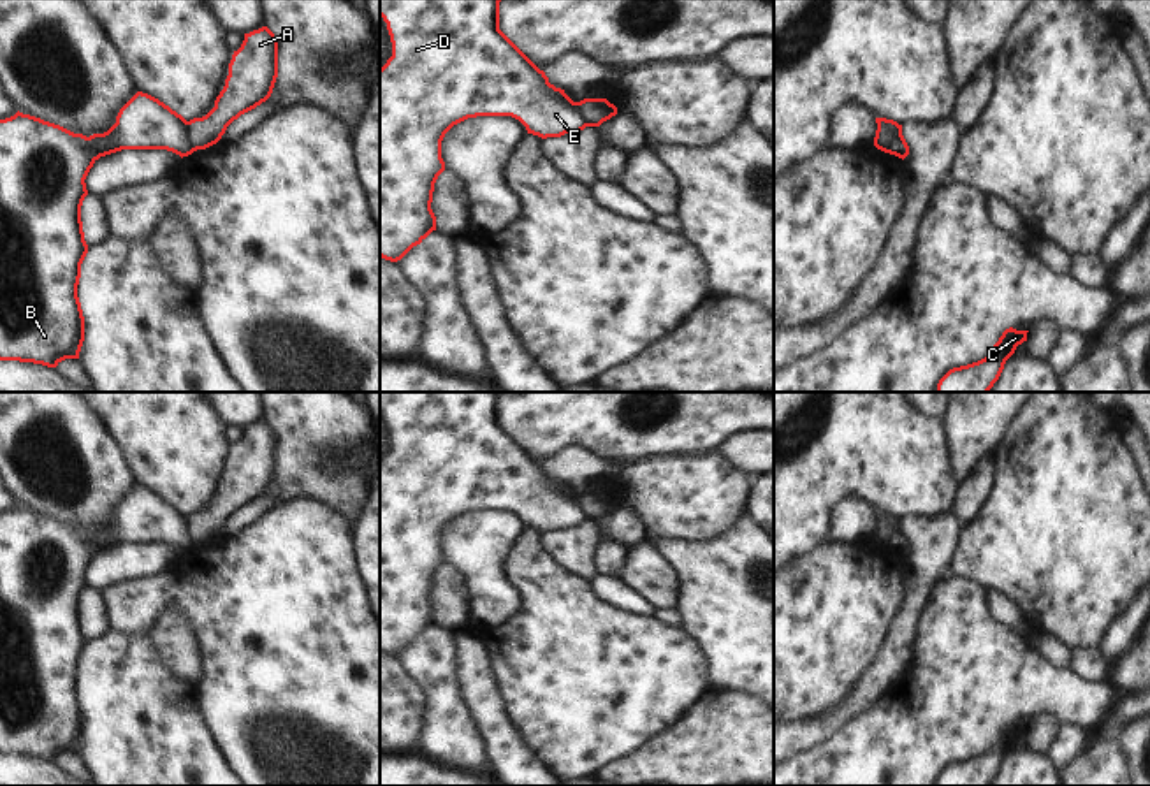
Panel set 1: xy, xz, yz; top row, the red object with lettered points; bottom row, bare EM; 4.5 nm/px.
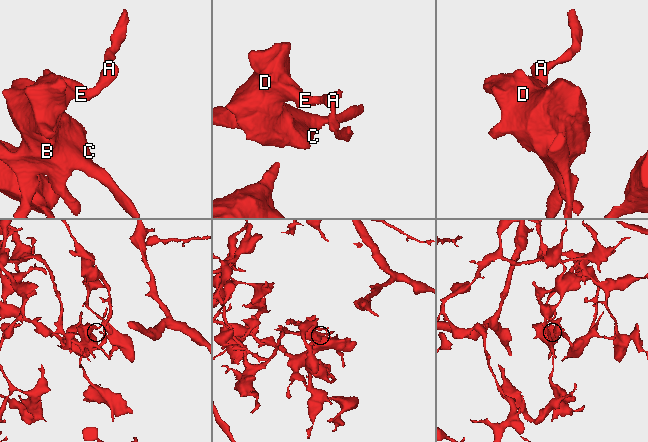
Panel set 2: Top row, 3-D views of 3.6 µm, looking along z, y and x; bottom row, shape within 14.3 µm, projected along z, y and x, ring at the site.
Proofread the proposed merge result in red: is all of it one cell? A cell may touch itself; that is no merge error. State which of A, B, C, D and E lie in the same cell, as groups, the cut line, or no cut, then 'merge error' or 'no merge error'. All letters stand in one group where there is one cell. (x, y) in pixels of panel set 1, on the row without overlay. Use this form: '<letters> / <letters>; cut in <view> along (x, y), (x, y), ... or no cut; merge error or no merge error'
A / B C D E; cut in xy along (185, 516), (189, 537), (194, 544); merge error

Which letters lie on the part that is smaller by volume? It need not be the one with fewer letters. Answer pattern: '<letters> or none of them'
A

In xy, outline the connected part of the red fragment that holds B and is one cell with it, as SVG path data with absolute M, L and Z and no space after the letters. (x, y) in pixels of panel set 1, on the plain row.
M142 485L120 503L116 517L107 526L90 531L19 505L0 513L0 754L56 761L65 753L79 753L84 710L77 679L88 647L81 615L81 600L88 589L84 573L100 550L121 543L167 543L181 552L193 547L186 513Z

